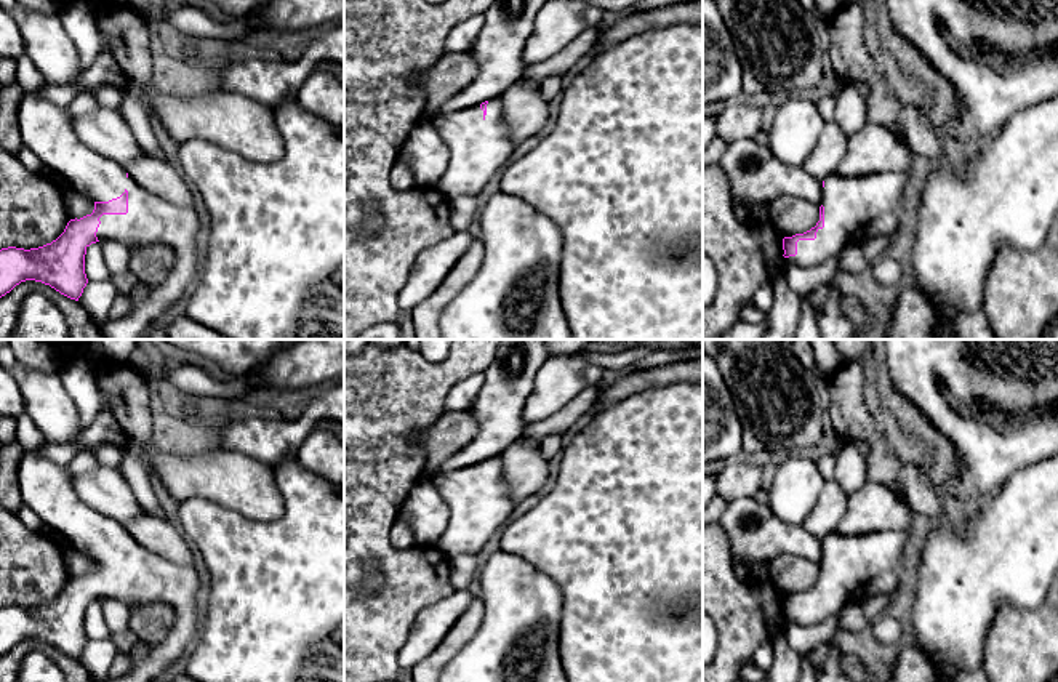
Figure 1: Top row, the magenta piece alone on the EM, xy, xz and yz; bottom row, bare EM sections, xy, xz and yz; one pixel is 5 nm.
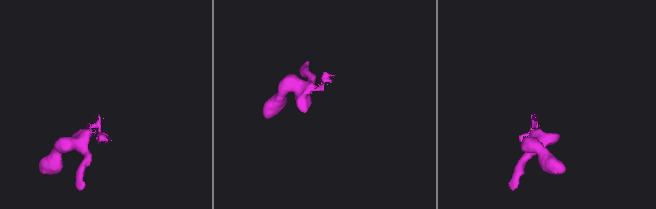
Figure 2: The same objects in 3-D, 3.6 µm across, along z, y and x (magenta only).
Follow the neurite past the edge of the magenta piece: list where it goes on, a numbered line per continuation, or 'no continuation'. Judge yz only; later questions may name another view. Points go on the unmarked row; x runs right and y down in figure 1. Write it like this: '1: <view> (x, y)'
1: yz (855, 565)

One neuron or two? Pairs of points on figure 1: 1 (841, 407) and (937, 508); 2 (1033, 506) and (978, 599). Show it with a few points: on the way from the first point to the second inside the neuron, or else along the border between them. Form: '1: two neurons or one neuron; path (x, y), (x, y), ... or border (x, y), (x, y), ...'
1: one neuron; path (866, 433), (911, 482)
2: one neuron; path (1028, 529), (981, 577)

